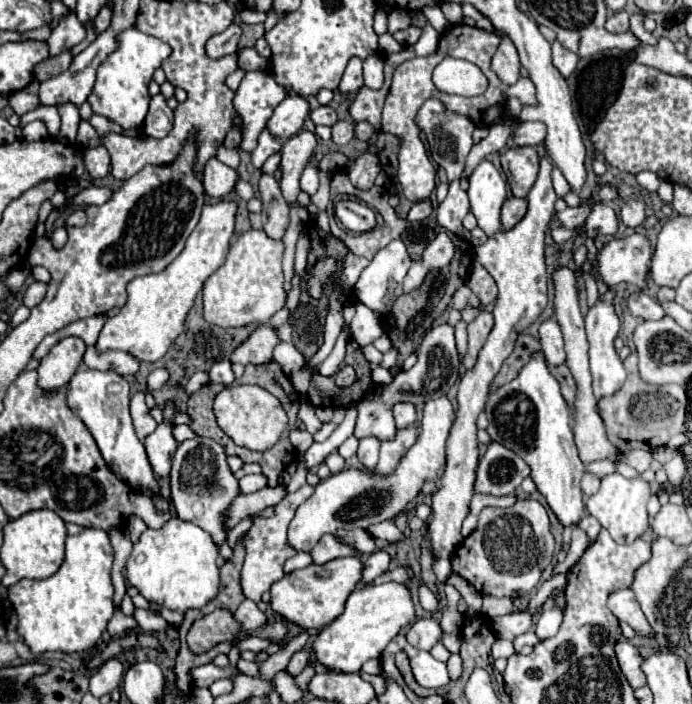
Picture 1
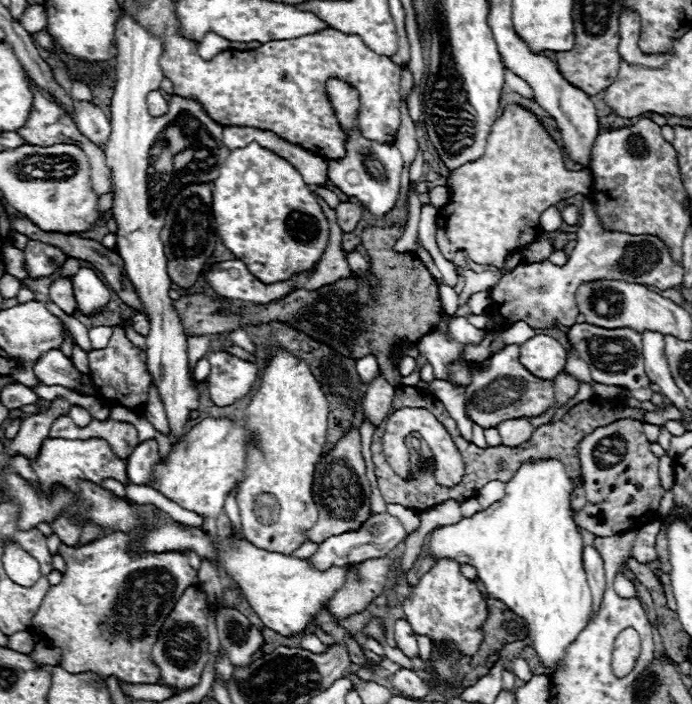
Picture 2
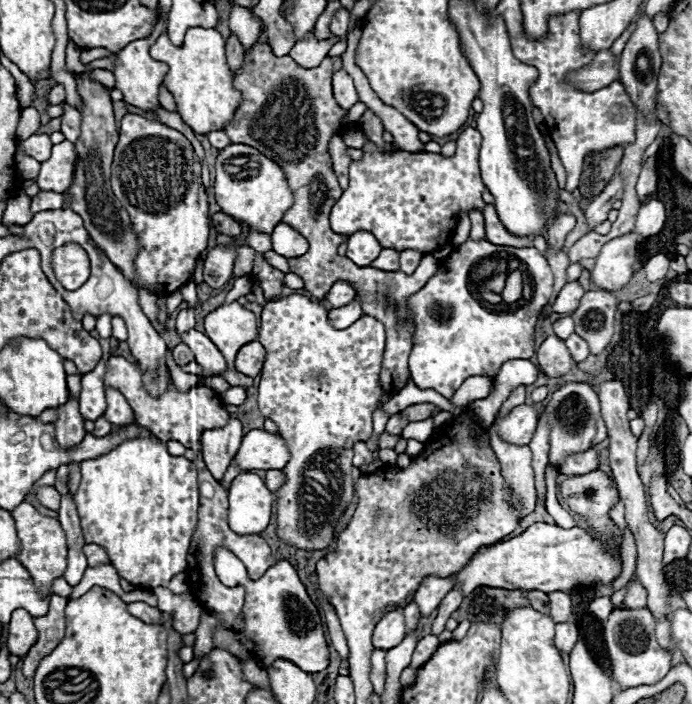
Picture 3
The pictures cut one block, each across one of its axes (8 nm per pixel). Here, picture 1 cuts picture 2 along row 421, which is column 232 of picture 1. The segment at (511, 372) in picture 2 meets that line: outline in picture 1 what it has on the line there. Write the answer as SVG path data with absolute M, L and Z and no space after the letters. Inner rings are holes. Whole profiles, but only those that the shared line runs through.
M202 436L178 444L178 450L174 452L172 458L170 486L172 486L172 504L178 512L178 518L186 522L194 522L206 532L210 532L214 544L218 544L220 548L228 540L224 512L240 494L238 480L226 462L224 448L218 442Z

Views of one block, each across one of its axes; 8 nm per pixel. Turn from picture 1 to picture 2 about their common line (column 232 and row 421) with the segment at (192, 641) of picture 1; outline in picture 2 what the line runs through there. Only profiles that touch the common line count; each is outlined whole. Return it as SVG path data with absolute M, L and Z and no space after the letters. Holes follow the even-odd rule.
M622 418L616 420L604 428L596 428L592 434L588 434L578 448L580 458L580 470L582 470L582 484L586 490L586 506L582 510L574 512L576 526L596 534L596 536L614 536L628 530L636 530L644 526L646 522L656 518L656 512L660 508L660 500L664 496L664 488L658 476L658 462L660 458L650 452L650 442L642 432L642 422L634 418Z

